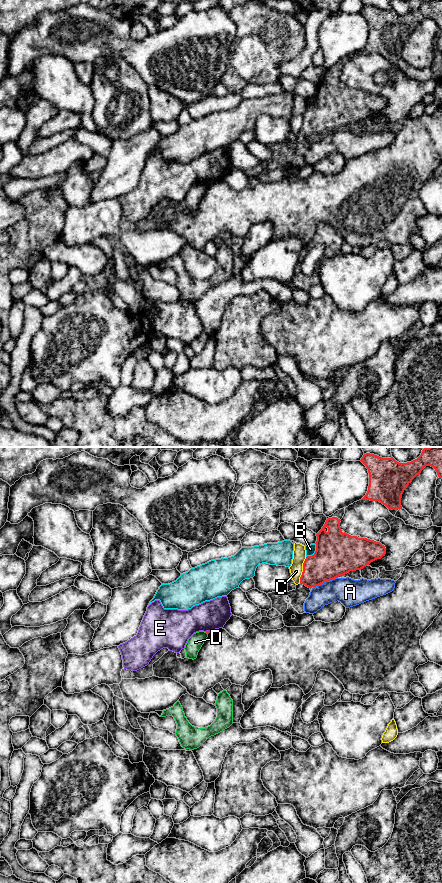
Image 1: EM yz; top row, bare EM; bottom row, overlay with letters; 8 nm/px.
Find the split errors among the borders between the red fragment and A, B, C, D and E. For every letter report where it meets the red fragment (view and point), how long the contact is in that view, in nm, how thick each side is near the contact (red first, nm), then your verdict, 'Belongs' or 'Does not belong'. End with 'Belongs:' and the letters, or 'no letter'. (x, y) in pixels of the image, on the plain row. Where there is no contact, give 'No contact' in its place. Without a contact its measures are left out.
A: Touches red at yz (325, 133). Shared border 220 nm. Thickness 340 nm (red) against 220 nm. Does not belong
B: Touches red at yz (315, 104). Shared border 140 nm. Thickness 340 nm (red) against 80 nm. Does not belong
C: Touches red at yz (303, 122). Shared border 220 nm. Thickness 300 nm (red) against 110 nm. Does not belong
D: No contact. Does not belong
E: Touches red at yz (208, 183). Shared border 70 nm. Thickness 20 nm (red) against 260 nm. Does not belong
Belongs: no letter

